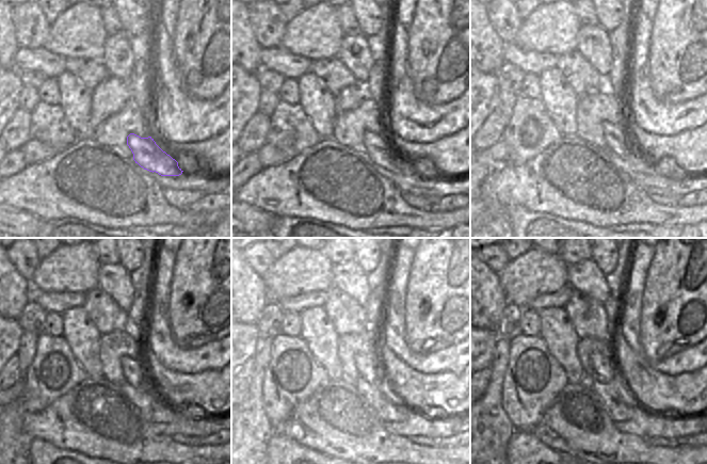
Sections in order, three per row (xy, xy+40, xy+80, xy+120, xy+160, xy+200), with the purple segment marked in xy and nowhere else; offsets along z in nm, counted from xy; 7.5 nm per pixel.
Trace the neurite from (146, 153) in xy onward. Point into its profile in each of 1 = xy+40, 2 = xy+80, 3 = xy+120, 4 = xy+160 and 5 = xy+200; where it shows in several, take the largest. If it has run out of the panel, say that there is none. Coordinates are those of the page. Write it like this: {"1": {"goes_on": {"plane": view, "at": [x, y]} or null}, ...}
{"1": {"goes_on": {"plane": "xy+40", "at": [380, 150]}}, "2": {"goes_on": {"plane": "xy+80", "at": [615, 138]}}, "3": {"goes_on": {"plane": "xy+120", "at": [133, 372]}}, "4": {"goes_on": {"plane": "xy+160", "at": [367, 367]}}, "5": {"goes_on": {"plane": "xy+200", "at": [603, 365]}}}

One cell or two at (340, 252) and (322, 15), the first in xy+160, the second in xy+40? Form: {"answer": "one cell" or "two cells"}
{"answer": "two cells"}

